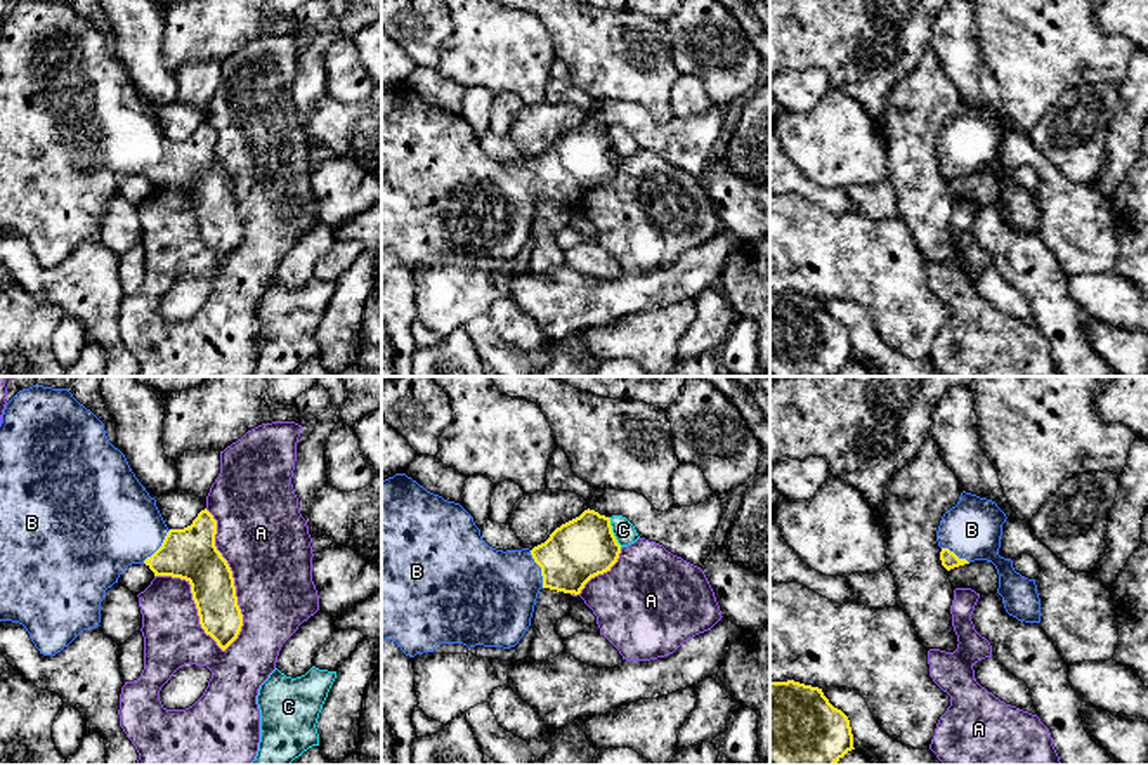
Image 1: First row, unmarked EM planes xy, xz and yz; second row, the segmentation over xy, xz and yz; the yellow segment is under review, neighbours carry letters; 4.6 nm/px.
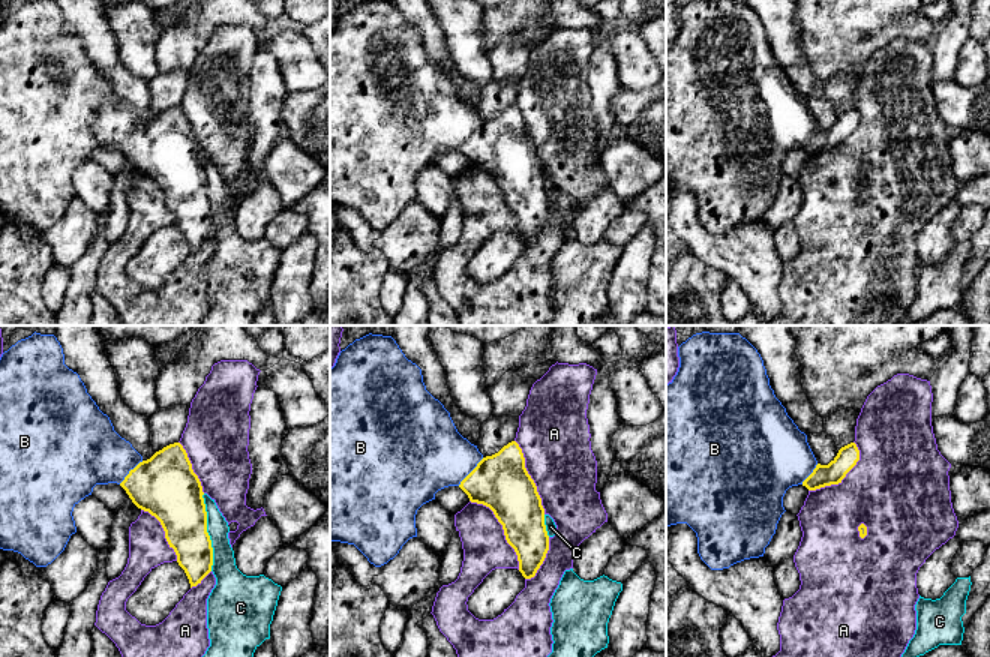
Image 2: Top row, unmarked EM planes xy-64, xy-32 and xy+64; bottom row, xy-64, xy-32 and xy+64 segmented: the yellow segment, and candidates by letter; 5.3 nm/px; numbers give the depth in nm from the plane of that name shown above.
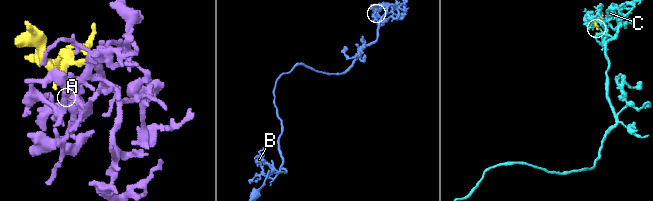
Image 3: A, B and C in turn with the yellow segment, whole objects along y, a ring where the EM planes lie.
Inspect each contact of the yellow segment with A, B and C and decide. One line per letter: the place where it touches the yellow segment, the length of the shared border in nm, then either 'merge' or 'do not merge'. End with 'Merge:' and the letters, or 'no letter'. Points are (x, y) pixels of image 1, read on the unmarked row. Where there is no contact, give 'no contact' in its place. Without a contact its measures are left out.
A: xy (233, 191) | 650 nm | do not merge
B: xz (541, 181) | 190 nm | merge
C: xz (613, 144) | 160 nm | do not merge
Merge: B

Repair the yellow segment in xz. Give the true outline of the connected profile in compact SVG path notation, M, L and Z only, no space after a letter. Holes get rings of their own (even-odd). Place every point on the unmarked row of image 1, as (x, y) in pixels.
M395 85L382 94L382 252L395 253L409 269L434 264L440 255L515 258L531 238L541 199L579 206L591 189L610 182L619 165L610 130L590 120L532 161L496 161L482 151L473 128L460 114L427 102L406 85Z

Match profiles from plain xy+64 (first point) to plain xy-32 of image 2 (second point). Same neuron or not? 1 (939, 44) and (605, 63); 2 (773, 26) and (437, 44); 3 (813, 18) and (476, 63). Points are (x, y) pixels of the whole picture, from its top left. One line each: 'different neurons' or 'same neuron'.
1: same neuron
2: different neurons
3: different neurons

